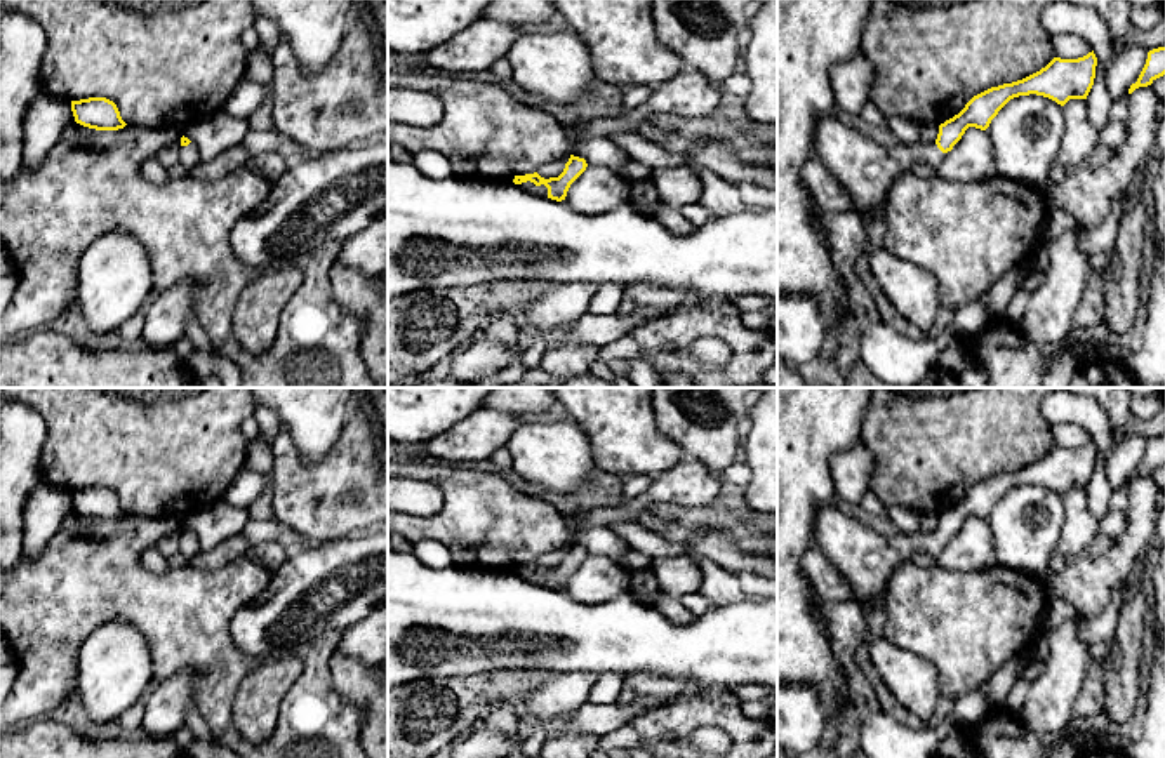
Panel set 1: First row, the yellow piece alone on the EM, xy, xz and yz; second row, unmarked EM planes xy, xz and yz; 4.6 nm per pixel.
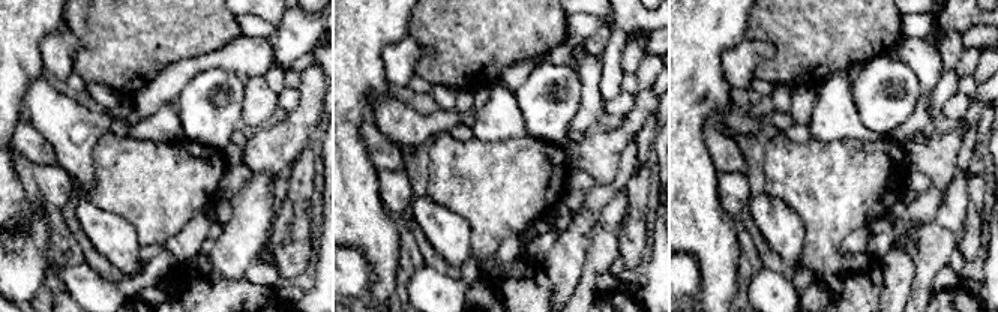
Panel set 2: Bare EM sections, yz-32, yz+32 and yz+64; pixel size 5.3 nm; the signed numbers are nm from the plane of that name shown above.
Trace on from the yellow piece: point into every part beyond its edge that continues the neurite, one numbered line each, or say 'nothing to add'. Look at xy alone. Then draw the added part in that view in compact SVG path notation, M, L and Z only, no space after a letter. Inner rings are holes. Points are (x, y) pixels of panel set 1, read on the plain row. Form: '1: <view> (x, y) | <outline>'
1: xy (188, 543) | M193 532L181 535L181 551L188 555L195 555L198 551L198 539Z

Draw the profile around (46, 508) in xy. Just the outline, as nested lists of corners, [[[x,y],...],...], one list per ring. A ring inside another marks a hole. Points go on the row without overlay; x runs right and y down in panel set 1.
[[[40,482],[28,495],[23,511],[23,555],[38,556],[59,532],[63,520],[75,509],[71,490]]]

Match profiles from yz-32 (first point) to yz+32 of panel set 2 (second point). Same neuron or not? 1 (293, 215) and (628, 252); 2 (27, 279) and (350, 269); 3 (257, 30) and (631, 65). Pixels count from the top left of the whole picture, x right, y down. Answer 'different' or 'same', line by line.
1: same
2: same
3: same

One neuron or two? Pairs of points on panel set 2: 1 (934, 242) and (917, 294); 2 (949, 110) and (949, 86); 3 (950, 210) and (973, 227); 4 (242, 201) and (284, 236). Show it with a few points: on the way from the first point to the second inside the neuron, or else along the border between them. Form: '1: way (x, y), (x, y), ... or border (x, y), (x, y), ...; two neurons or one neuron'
1: way (932, 255), (923, 281); one neuron
2: border (958, 90), (944, 104), (941, 111); two neurons
3: border (965, 183), (967, 219), (965, 228), (958, 237); two neurons
4: border (275, 215), (266, 237); two neurons

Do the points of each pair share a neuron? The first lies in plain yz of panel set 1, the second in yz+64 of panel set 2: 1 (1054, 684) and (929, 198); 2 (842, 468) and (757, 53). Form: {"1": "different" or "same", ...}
{"1": "different", "2": "same"}

